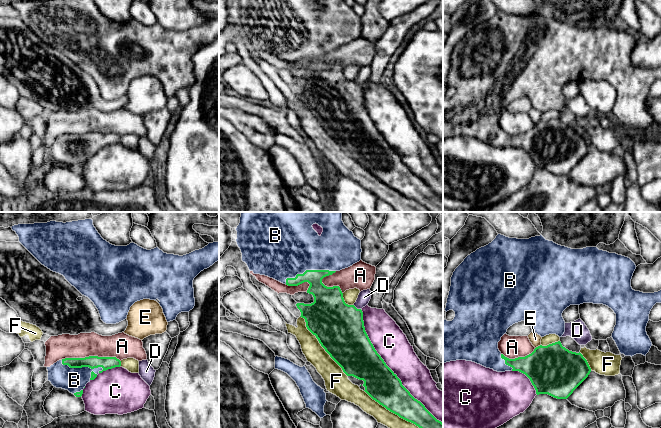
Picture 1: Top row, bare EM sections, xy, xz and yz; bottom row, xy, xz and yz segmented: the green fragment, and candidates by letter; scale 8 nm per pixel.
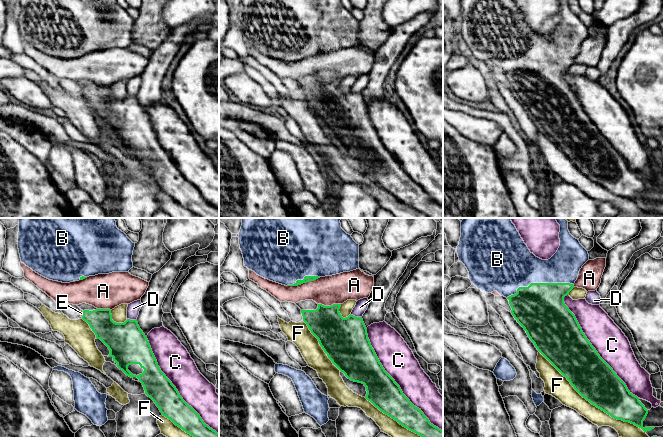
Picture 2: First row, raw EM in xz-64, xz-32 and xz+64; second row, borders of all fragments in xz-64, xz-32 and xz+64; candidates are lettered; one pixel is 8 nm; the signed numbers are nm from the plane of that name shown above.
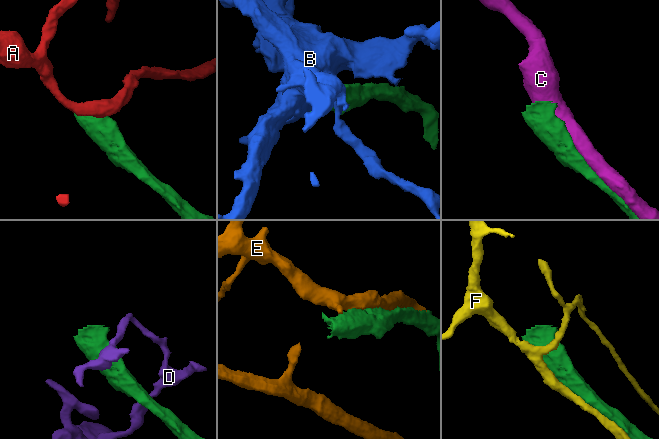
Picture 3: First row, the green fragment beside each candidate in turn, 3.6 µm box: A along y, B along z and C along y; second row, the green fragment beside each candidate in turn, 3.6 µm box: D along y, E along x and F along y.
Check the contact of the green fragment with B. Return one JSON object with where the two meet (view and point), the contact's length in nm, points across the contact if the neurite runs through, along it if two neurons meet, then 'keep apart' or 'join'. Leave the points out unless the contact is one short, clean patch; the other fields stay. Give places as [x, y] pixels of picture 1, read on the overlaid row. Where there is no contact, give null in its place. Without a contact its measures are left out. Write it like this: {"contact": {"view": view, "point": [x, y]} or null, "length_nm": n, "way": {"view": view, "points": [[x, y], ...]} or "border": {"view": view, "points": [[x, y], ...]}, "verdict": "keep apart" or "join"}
{"contact": {"view": "xy", "point": [81, 367]}, "length_nm": 360, "verdict": "join"}

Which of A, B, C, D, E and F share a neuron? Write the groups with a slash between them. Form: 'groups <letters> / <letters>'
groups A / B / C D / E / F

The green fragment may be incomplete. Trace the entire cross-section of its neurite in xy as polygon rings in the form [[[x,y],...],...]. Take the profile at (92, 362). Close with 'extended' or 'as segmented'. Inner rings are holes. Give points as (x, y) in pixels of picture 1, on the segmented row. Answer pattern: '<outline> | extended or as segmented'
[[[116,357],[65,358],[47,367],[48,381],[56,388],[81,397],[86,384],[99,373],[120,366],[121,361]]] | extended

